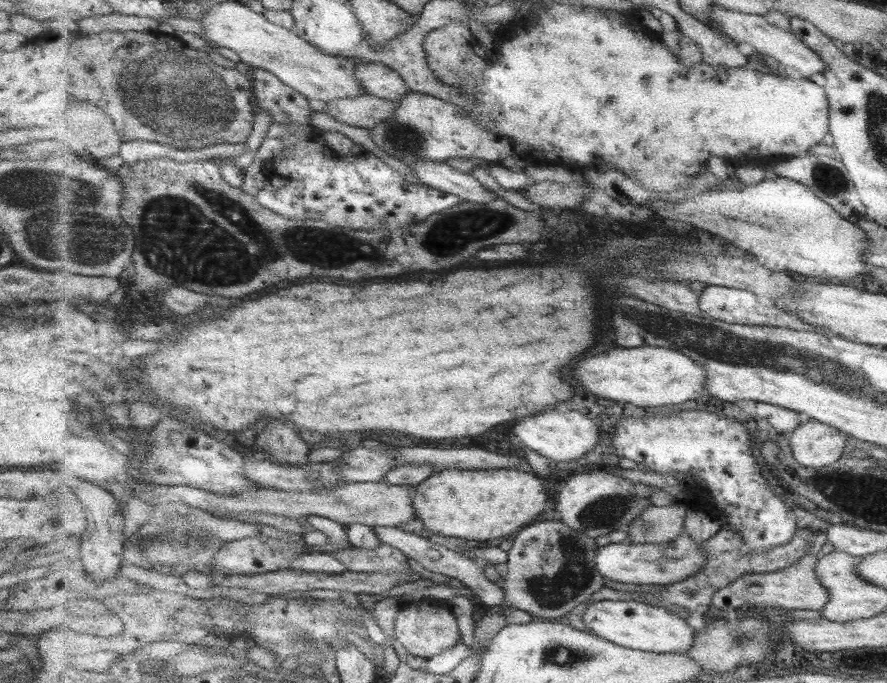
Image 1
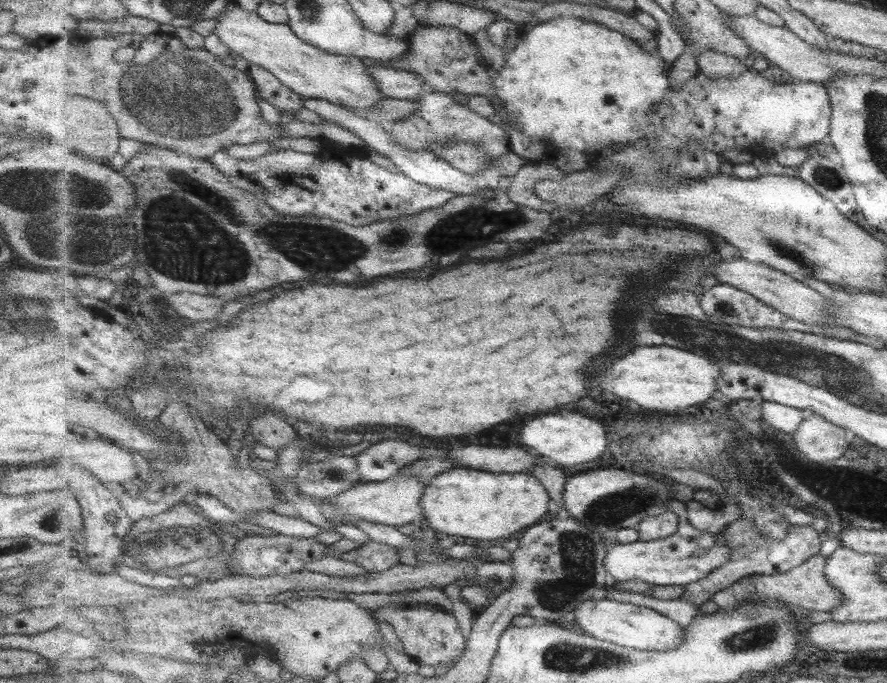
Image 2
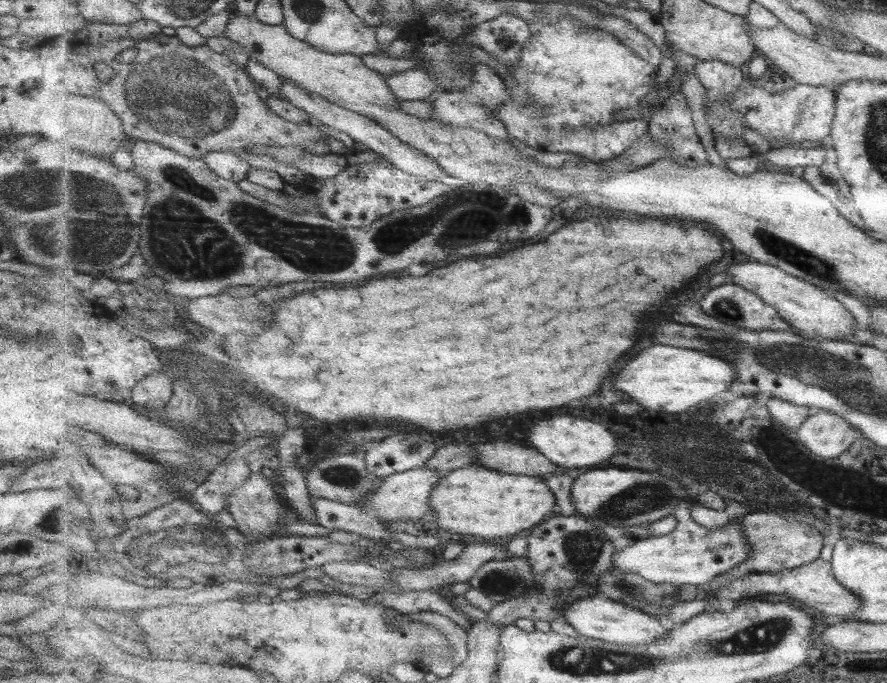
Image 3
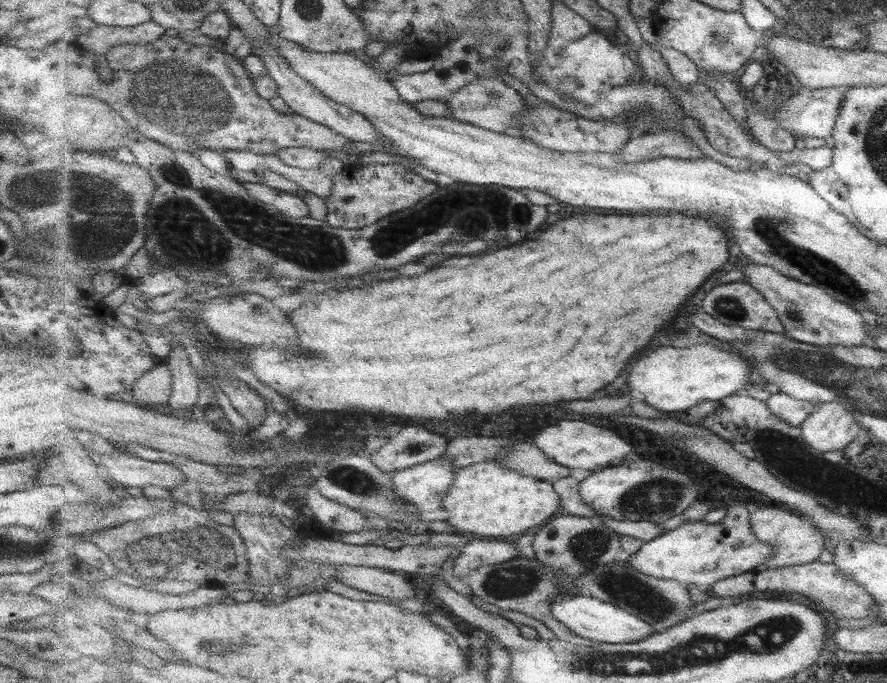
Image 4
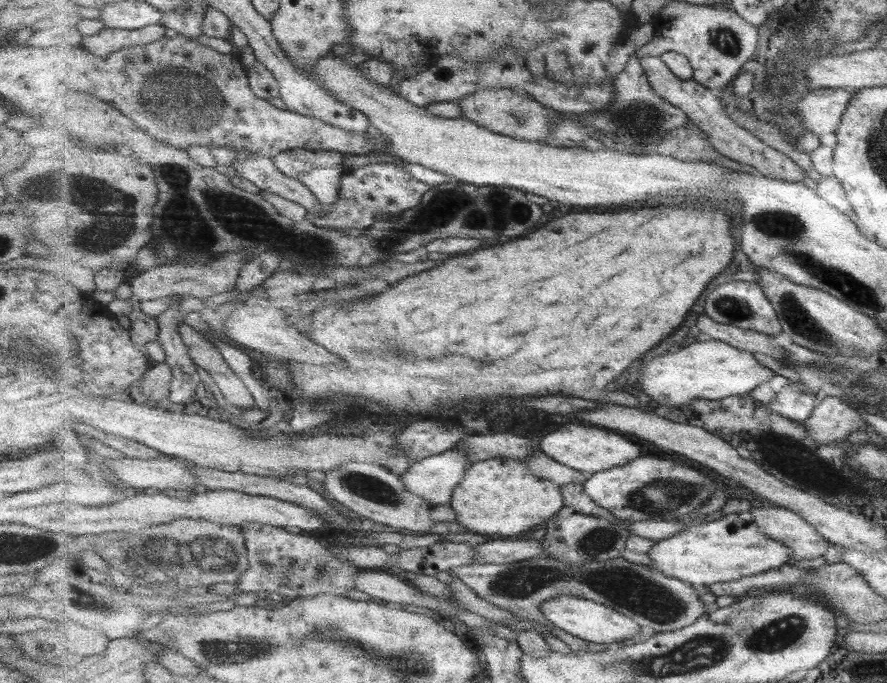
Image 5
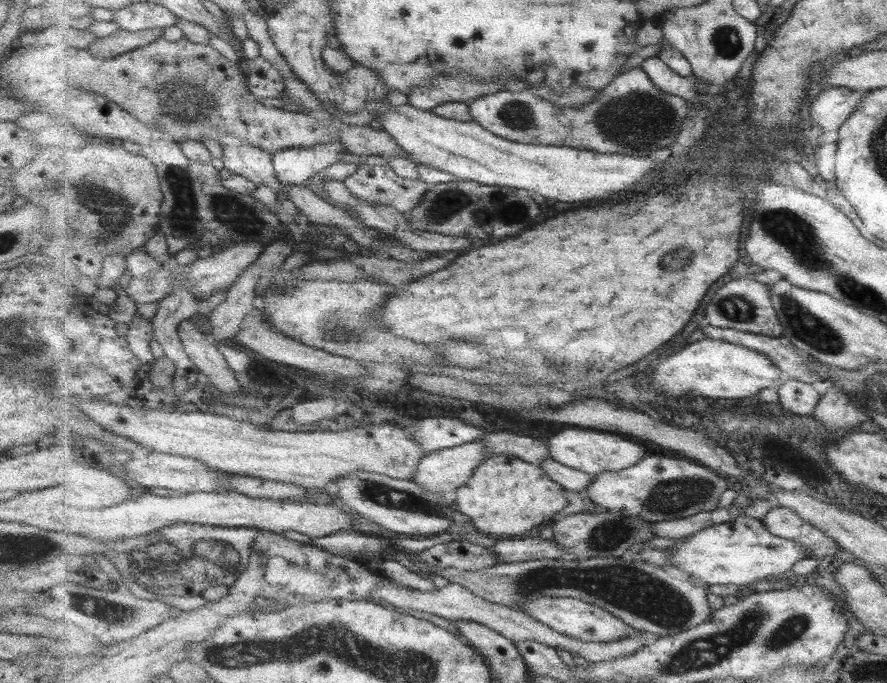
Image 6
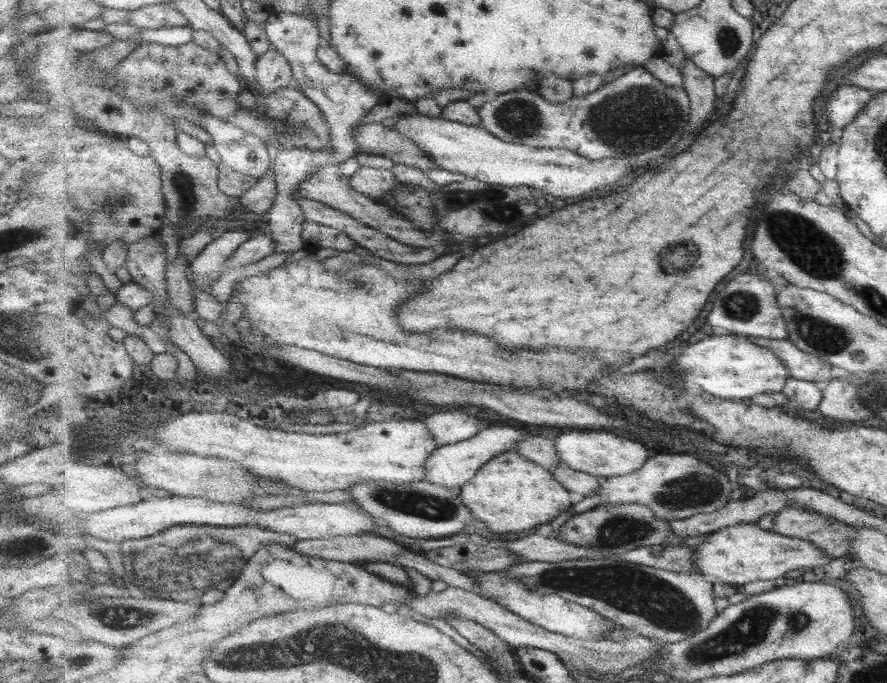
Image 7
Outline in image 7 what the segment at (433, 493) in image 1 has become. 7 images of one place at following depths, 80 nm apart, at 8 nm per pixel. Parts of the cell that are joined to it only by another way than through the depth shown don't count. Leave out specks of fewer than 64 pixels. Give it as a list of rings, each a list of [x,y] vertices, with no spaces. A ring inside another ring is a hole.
[[[509,450],[486,462],[478,473],[462,486],[460,495],[479,522],[485,522],[491,532],[508,534],[508,532],[531,530],[531,528],[547,524],[551,520],[555,520],[557,516],[561,516],[563,512],[567,512],[573,506],[569,491],[546,467],[539,466],[539,463],[535,464],[517,451]]]

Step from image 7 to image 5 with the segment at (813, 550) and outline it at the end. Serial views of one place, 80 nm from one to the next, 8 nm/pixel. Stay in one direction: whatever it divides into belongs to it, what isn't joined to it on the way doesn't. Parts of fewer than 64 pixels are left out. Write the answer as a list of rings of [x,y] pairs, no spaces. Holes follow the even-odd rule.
[[[752,510],[729,513],[713,522],[701,524],[700,521],[696,521],[689,523],[688,529],[682,530],[675,537],[656,542],[648,552],[651,561],[648,565],[652,569],[660,570],[667,576],[683,579],[683,582],[706,590],[710,585],[741,580],[742,578],[763,574],[791,563],[791,548],[783,546],[783,542],[777,542],[769,537],[763,534],[760,526],[755,522]]]

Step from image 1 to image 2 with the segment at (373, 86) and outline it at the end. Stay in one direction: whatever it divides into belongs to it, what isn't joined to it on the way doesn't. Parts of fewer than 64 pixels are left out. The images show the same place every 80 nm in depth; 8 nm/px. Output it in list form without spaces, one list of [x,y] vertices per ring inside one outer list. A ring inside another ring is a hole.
[[[383,63],[368,67],[379,88],[389,98],[415,101],[425,92],[424,80],[417,73],[389,68]]]

